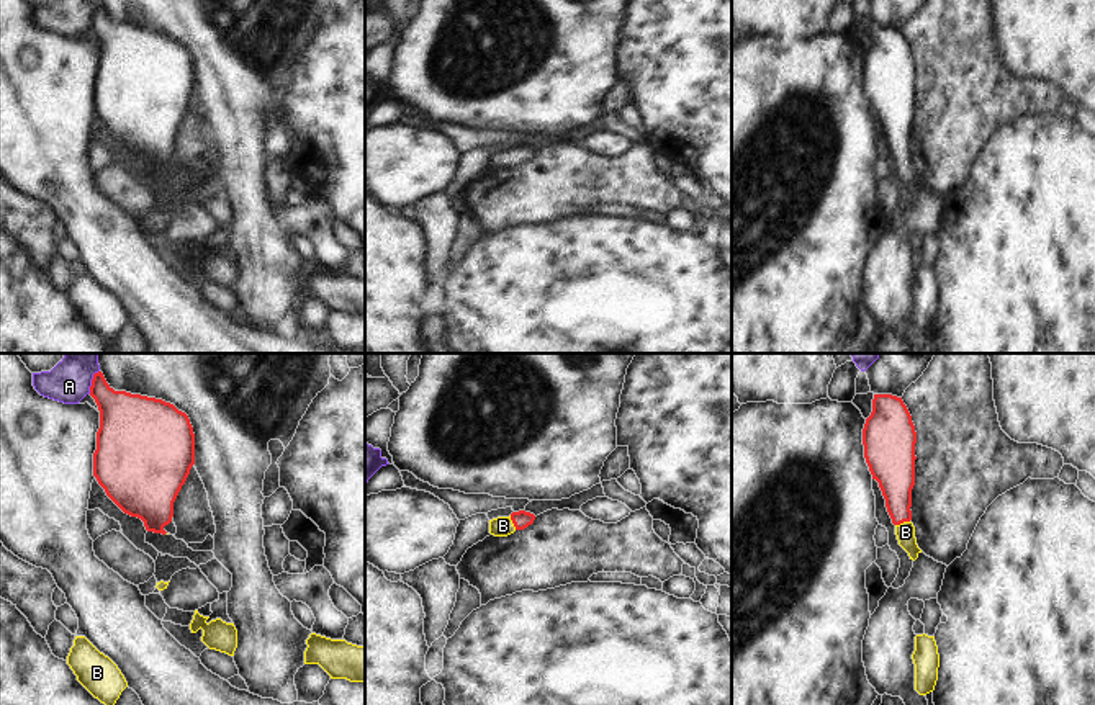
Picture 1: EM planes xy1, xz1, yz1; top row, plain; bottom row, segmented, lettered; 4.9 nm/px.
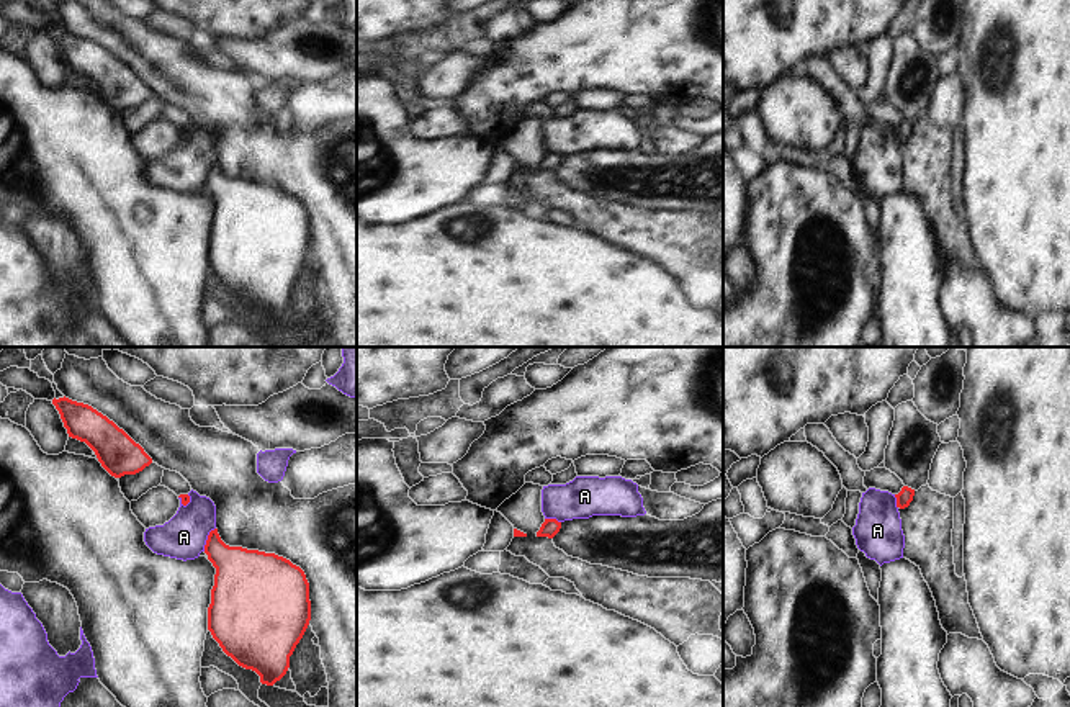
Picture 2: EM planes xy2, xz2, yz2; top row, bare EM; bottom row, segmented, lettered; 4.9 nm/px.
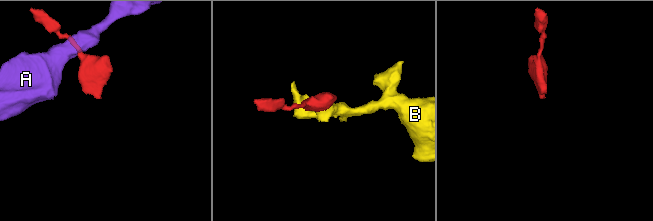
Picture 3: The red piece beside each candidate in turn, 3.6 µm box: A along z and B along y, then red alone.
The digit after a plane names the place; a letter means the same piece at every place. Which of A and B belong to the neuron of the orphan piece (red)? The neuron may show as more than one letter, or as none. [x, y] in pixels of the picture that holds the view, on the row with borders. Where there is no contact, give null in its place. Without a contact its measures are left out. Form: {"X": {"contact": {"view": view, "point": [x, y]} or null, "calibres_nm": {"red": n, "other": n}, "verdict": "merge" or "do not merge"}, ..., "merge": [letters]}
{"A": {"contact": {"view": "xy1", "point": [92, 381]}, "calibres_nm": {"red": 260, "other": 220}, "verdict": "do not merge"}, "B": {"contact": {"view": "xz1", "point": [513, 522]}, "calibres_nm": {"red": 90, "other": 100}, "verdict": "merge"}, "merge": ["B"]}

